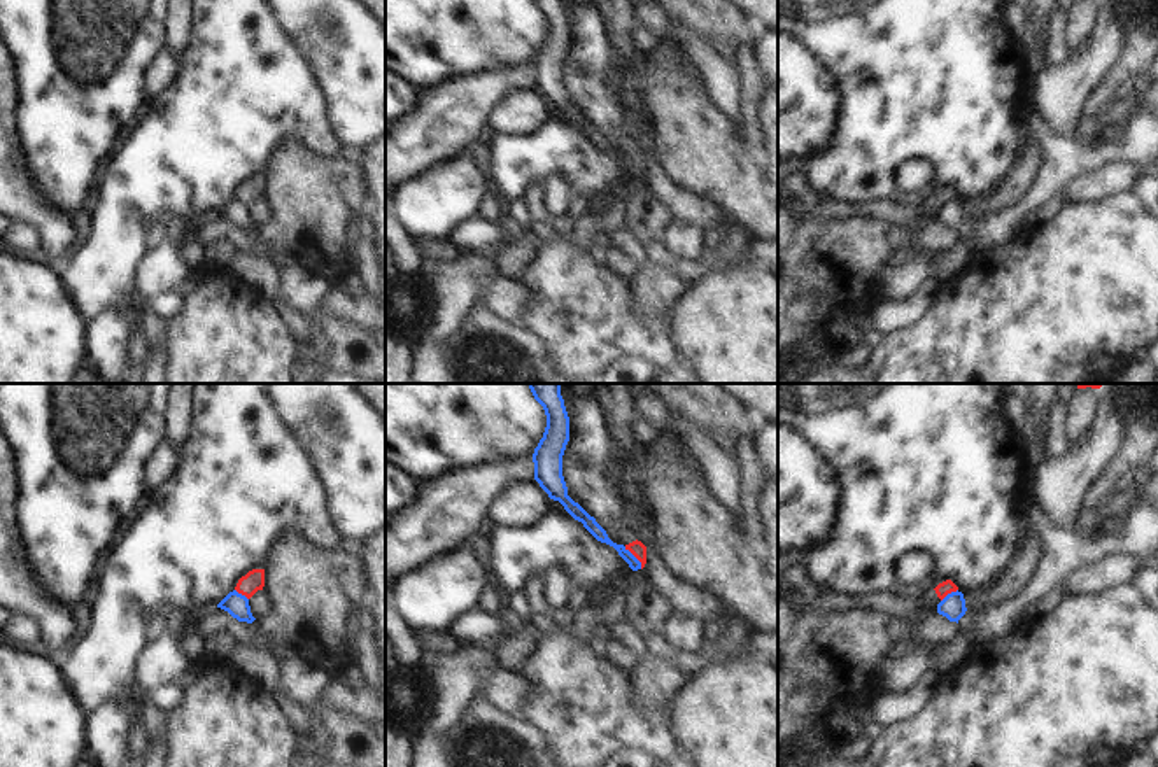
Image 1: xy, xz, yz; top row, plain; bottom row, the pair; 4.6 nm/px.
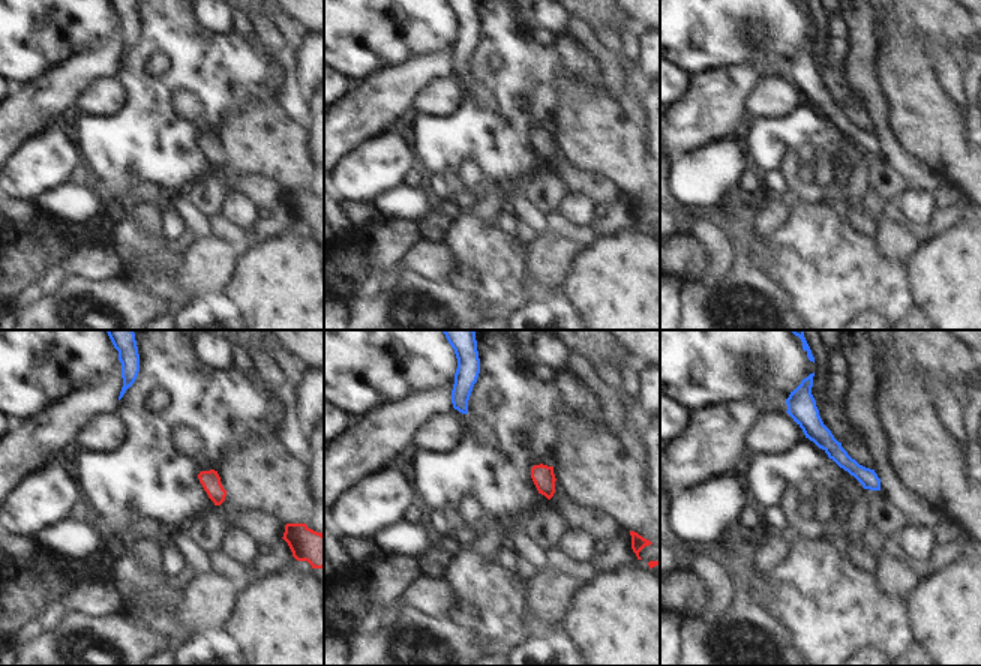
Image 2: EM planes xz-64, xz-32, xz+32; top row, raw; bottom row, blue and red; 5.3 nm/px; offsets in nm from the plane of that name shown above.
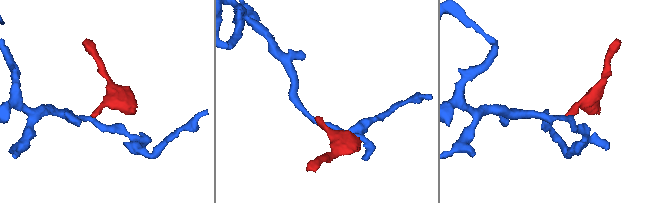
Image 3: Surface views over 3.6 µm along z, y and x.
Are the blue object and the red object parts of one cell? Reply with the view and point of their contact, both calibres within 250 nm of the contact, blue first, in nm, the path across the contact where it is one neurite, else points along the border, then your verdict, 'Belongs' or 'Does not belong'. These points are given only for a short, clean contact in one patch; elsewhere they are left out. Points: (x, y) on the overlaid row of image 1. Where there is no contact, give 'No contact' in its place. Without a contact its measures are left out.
Touches blue at xz (635, 557). Thickness 60 nm (blue) against 70 nm. Boundary: xz (624, 547), (642, 568). Does not belong

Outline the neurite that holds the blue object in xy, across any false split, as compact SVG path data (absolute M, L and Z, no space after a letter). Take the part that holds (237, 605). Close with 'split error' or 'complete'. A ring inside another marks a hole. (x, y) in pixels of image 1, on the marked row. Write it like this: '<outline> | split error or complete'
M237 590L229 592L217 608L228 611L238 622L252 623L256 618L251 613L249 599Z | complete

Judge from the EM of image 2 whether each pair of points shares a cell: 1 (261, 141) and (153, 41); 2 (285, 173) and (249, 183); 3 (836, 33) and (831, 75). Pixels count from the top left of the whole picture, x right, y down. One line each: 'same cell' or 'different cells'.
1: different cells
2: different cells
3: same cell

